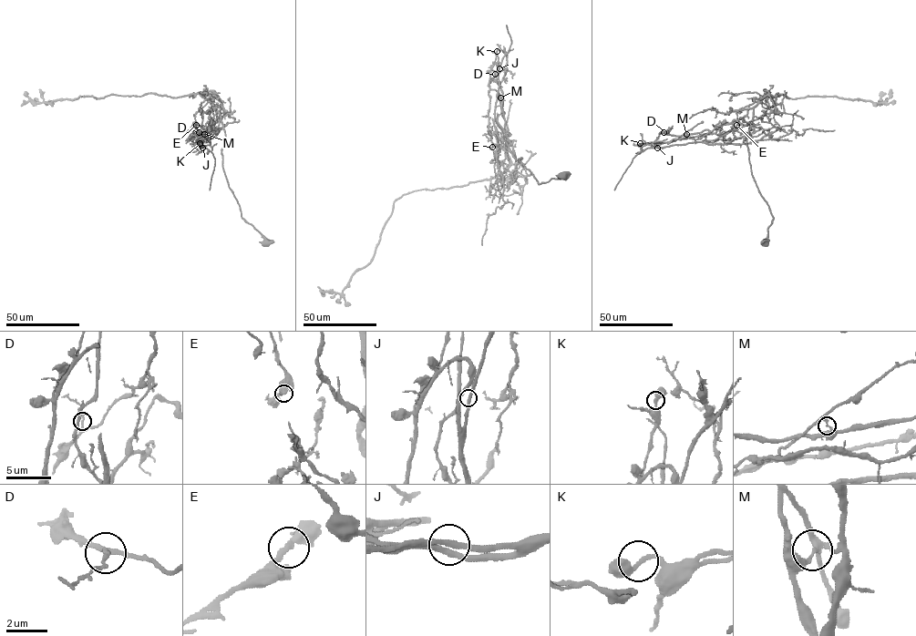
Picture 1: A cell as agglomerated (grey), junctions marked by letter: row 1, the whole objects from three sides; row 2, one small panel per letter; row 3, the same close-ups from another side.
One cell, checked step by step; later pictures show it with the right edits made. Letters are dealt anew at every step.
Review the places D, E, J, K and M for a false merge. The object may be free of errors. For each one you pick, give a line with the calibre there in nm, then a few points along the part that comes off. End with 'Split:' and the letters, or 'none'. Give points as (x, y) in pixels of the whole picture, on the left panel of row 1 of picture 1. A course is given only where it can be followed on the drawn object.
M: Thickness 170 nm. Course of the part to remove: (204, 134), (192, 140), (202, 148), (198, 142), (207, 138), (208, 130), (199, 135), (185, 130)
Split: M

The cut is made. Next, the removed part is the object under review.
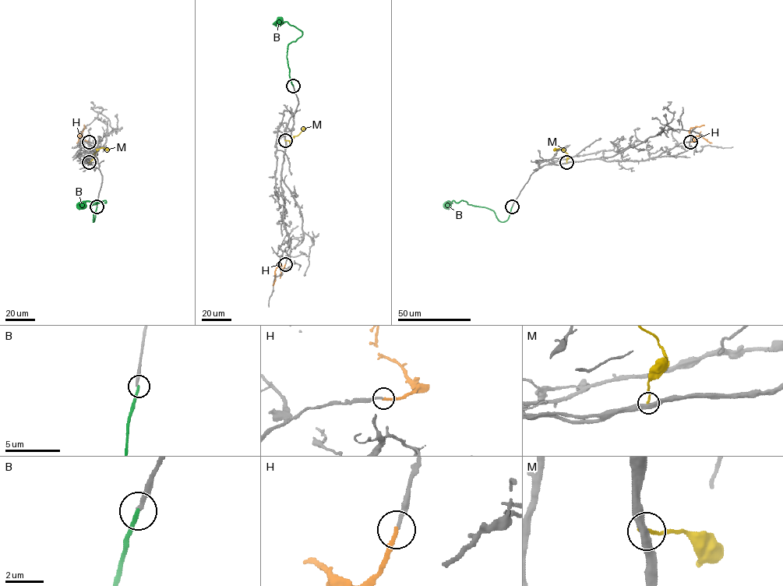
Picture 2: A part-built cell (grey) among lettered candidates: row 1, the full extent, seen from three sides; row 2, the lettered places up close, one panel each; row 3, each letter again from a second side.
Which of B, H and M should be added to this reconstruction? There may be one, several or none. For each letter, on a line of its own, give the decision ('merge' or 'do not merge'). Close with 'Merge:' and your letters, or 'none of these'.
B: do not merge
H: merge
M: do not merge
Merge: H

